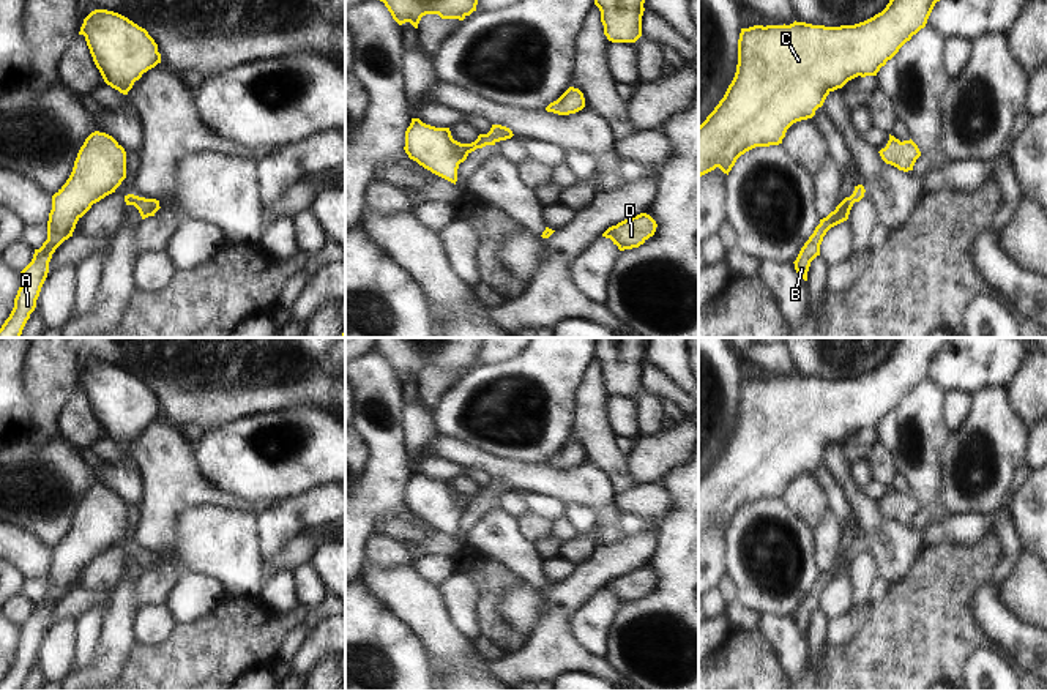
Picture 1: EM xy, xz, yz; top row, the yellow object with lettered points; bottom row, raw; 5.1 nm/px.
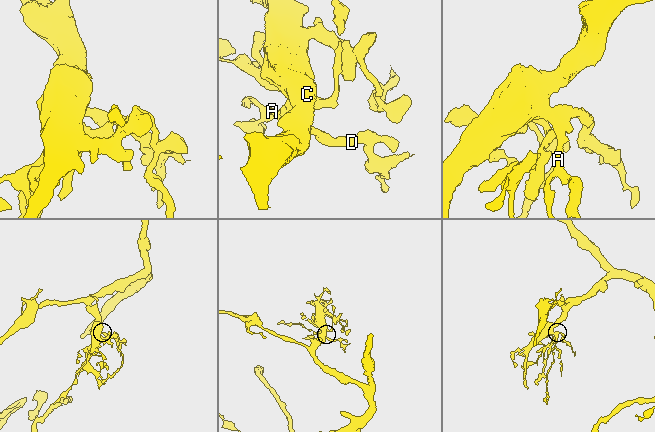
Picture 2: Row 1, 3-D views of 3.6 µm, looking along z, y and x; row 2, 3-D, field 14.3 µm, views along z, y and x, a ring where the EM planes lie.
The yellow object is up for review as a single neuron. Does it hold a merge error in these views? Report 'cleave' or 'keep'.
keep

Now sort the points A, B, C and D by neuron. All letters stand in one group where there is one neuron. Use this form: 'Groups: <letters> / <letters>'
Groups: A B C D.

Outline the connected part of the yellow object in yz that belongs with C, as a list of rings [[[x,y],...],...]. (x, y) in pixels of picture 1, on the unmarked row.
[[[899,338],[886,361],[874,371],[840,380],[793,375],[741,382],[736,426],[724,451],[699,480],[699,530],[719,521],[728,529],[736,513],[755,500],[782,497],[787,483],[812,472],[826,450],[881,420],[911,393],[952,338]]]

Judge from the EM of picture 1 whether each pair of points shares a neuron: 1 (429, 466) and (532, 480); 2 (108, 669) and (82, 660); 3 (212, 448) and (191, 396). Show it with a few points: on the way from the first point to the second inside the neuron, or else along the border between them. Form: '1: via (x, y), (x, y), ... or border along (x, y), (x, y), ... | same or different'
1: border along (434, 455), (465, 467) | different
2: border along (103, 628), (93, 658), (84, 668), (74, 671) | different
3: border along (240, 418), (204, 433) | different

